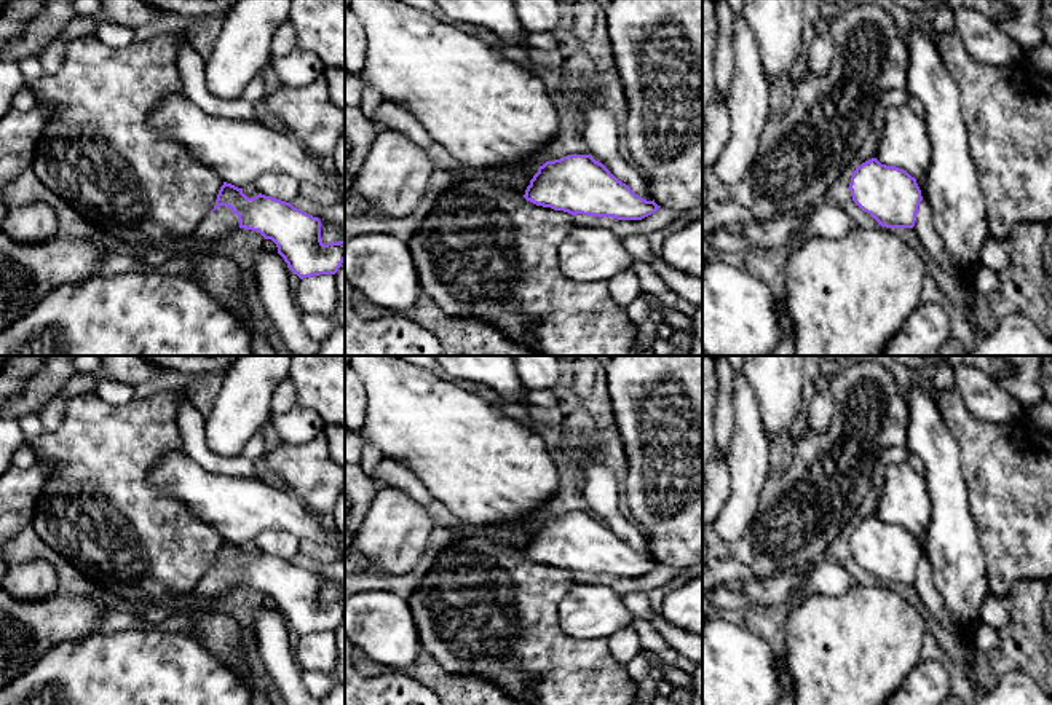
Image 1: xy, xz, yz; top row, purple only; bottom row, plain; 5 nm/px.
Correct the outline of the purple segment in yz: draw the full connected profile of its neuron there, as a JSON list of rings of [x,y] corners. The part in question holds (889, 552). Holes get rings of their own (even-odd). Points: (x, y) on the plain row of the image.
[[[872,515],[856,525],[849,541],[852,558],[878,582],[886,585],[913,585],[923,605],[934,614],[940,625],[971,649],[953,625],[953,617],[934,584],[934,569],[921,553],[916,536],[896,523],[881,522]]]

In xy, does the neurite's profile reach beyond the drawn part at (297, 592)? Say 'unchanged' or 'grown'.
grown

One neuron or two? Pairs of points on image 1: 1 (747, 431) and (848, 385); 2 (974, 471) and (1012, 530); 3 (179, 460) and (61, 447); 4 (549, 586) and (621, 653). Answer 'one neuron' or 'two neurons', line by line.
1: two neurons
2: one neuron
3: two neurons
4: two neurons

